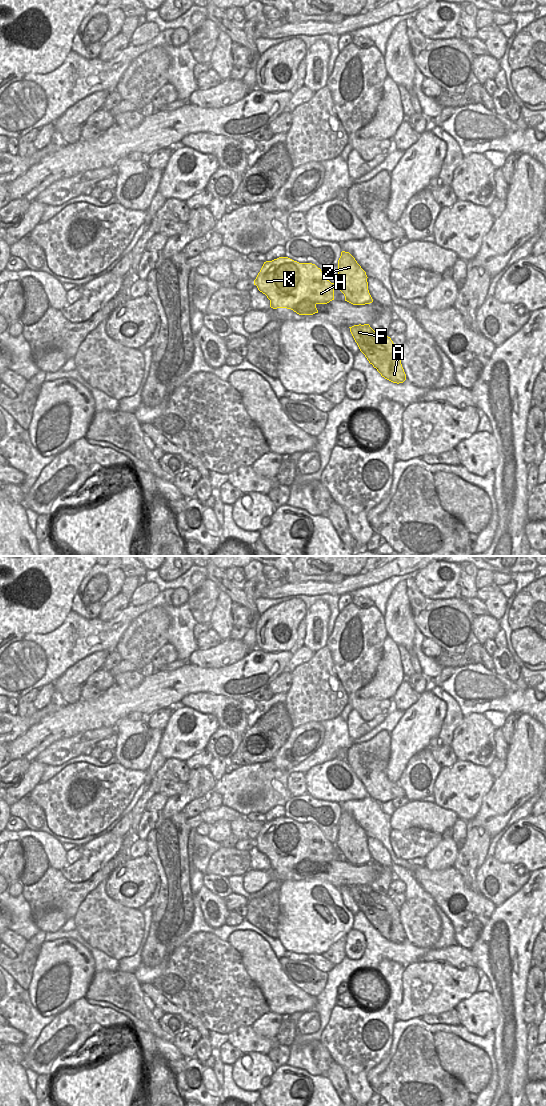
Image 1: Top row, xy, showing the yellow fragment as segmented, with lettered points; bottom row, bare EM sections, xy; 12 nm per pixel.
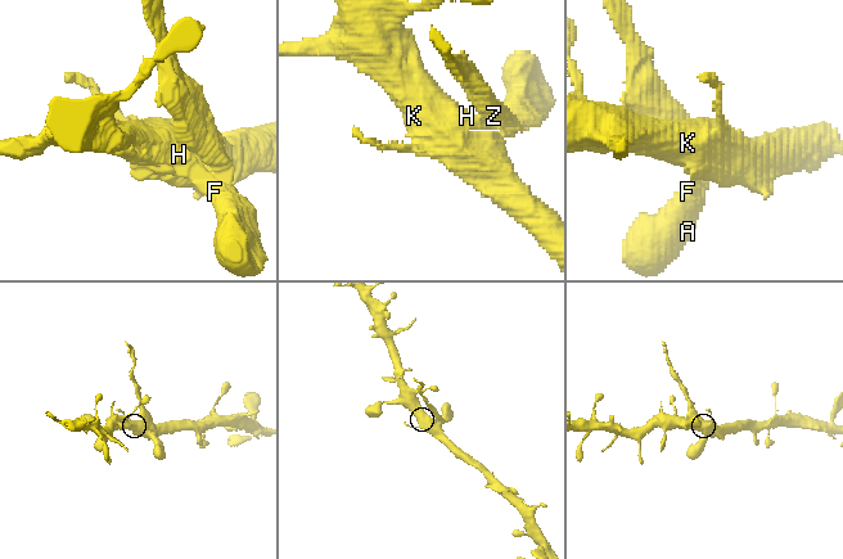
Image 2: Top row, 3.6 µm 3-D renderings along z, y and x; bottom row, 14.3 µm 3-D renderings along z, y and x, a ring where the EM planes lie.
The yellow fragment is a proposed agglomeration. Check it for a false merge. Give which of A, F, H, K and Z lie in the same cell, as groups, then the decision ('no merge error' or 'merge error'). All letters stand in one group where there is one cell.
A F Z / H K | merge error

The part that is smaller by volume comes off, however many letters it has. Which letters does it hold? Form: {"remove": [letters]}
{"remove": ["A", "F", "Z"]}

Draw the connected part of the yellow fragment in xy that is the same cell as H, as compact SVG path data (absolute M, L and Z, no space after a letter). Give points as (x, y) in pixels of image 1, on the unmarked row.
M288 817L264 822L254 840L254 845L270 860L271 868L287 868L299 875L318 873L316 865L327 864L334 860L334 849L337 848L334 843L326 839L321 829L315 824L299 823Z

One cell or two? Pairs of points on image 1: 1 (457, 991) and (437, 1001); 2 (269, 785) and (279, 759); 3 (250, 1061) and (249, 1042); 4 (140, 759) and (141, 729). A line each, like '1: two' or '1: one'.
1: one
2: two
3: two
4: one

